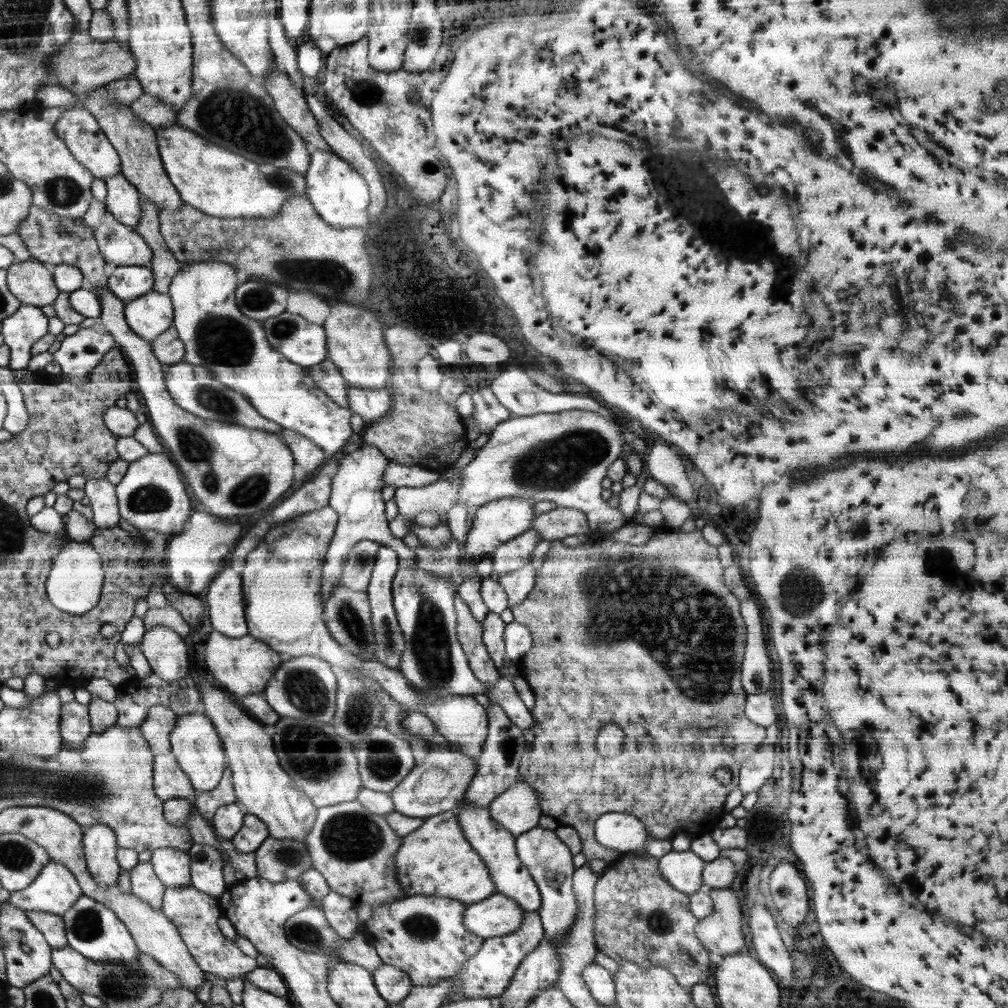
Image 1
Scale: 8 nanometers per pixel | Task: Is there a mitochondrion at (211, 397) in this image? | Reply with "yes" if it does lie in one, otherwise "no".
yes

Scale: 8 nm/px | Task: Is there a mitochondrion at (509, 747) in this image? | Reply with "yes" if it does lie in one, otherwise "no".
no

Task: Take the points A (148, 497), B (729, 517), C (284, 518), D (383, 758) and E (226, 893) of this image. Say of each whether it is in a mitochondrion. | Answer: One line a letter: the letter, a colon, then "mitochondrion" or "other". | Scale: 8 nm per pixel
A: mitochondrion
B: other
C: other
D: mitochondrion
E: other

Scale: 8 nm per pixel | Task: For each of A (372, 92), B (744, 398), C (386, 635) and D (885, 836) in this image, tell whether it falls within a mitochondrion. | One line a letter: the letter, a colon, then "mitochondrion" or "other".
A: mitochondrion
B: other
C: mitochondrion
D: other

